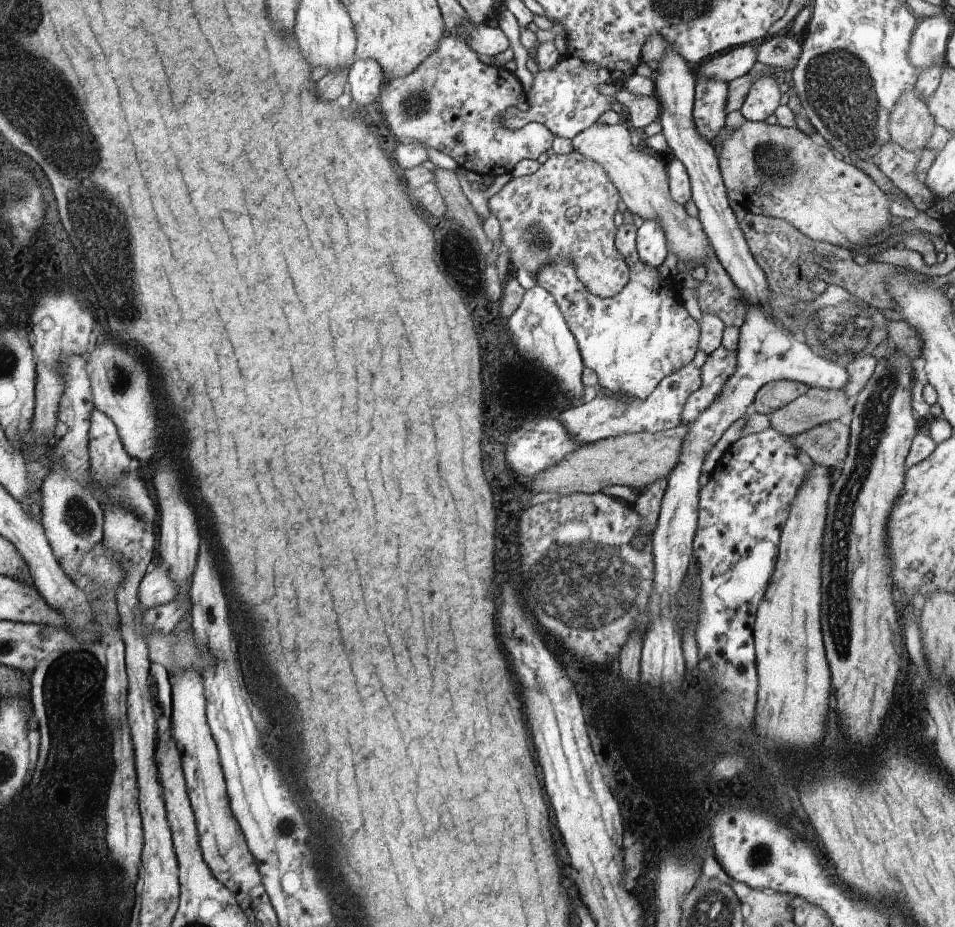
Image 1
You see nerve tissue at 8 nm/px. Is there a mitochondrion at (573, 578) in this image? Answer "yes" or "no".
yes

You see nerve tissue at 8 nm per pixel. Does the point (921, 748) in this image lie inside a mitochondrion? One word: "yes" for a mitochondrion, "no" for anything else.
no

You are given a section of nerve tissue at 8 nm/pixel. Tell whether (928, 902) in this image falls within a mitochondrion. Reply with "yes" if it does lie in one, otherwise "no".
no

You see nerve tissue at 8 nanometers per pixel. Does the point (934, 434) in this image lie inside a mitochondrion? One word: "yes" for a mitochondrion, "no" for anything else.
no

